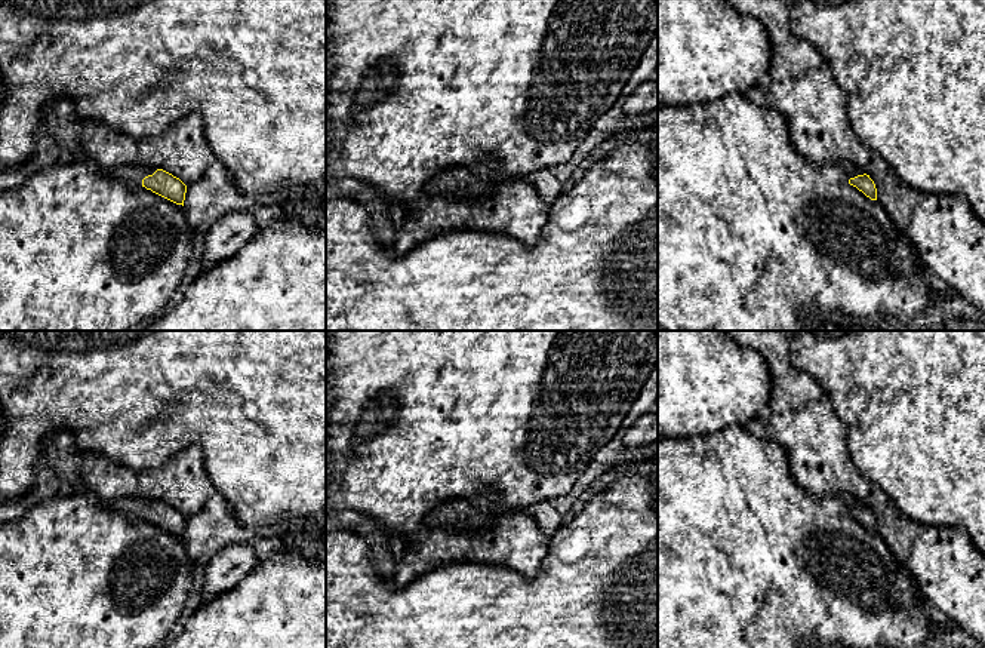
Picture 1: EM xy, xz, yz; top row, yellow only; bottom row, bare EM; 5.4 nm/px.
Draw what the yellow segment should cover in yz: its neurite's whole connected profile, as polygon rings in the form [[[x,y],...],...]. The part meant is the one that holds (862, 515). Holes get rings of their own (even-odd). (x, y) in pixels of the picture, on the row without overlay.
[[[840,494],[838,498],[847,507],[850,518],[856,519],[871,532],[877,532],[877,520],[869,507],[867,507],[864,503],[861,503],[856,497],[850,494]]]

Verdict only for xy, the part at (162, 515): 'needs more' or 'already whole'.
needs more

